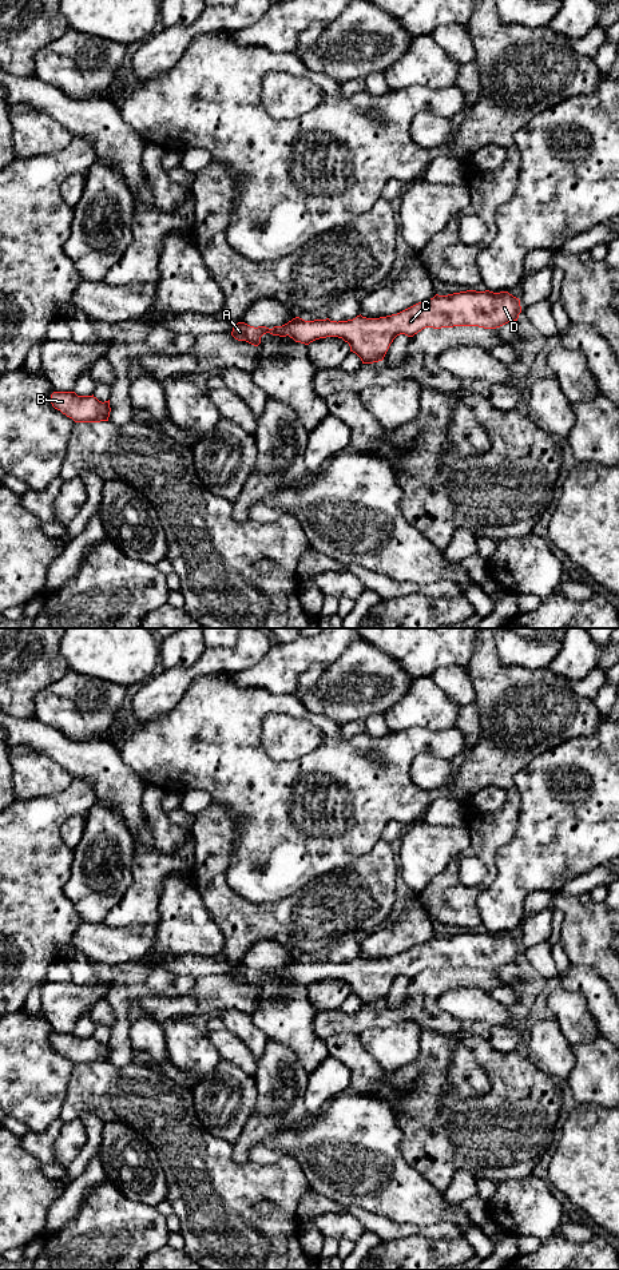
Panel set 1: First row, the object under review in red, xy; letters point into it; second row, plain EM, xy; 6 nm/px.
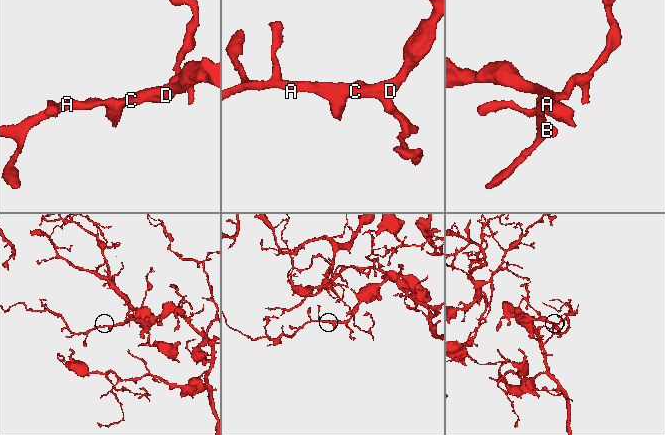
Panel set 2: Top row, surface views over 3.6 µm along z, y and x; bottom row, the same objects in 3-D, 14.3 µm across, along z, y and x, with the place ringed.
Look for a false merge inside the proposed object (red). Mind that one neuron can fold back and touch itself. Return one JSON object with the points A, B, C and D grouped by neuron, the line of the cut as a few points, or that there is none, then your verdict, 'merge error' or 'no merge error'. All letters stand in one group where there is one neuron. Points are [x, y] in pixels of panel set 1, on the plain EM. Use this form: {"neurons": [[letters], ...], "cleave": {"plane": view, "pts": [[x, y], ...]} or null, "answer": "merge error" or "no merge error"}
{"neurons": [["A", "B", "C", "D"]], "cleave": null, "answer": "no merge error"}

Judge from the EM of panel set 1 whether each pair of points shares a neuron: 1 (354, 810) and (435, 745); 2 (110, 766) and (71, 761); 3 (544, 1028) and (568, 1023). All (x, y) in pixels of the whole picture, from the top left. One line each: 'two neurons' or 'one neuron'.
1: one neuron
2: one neuron
3: two neurons

